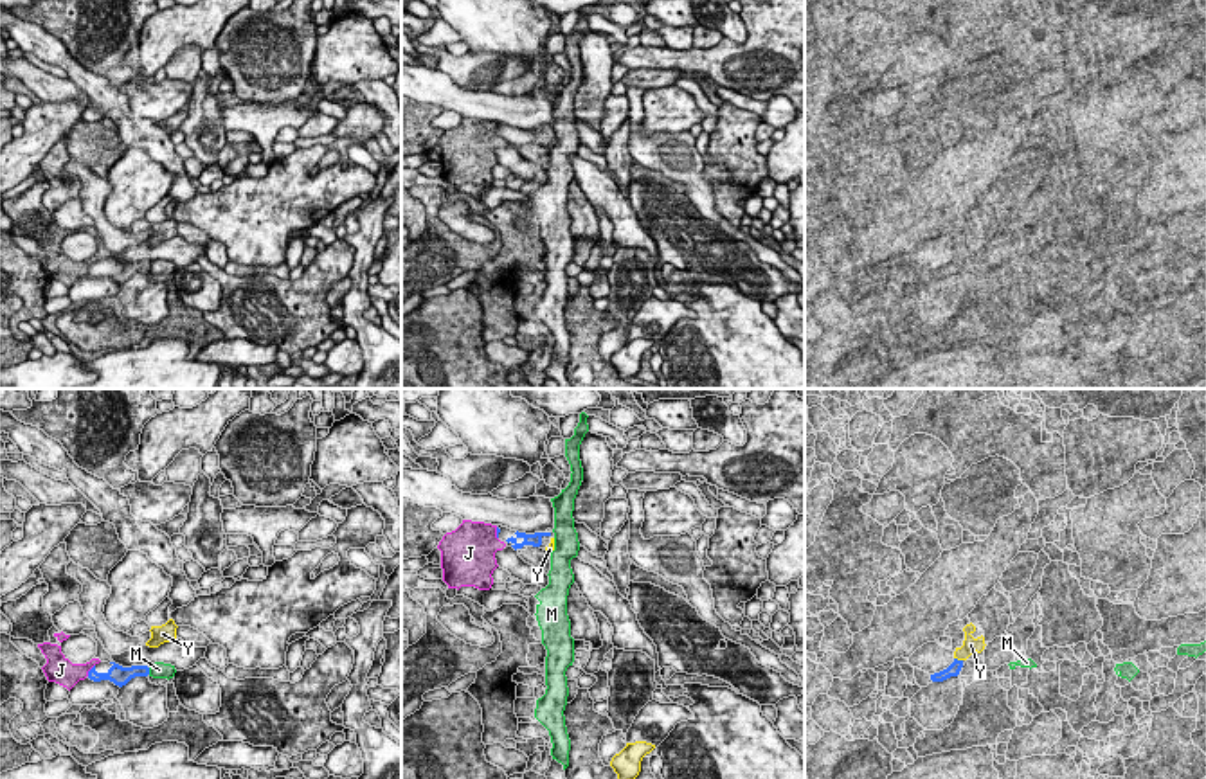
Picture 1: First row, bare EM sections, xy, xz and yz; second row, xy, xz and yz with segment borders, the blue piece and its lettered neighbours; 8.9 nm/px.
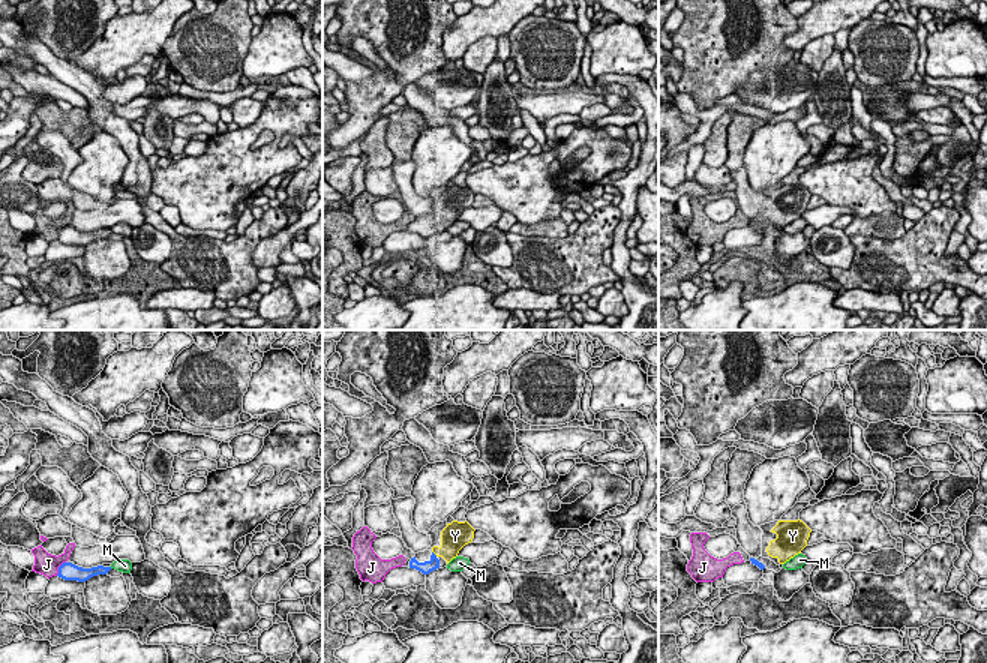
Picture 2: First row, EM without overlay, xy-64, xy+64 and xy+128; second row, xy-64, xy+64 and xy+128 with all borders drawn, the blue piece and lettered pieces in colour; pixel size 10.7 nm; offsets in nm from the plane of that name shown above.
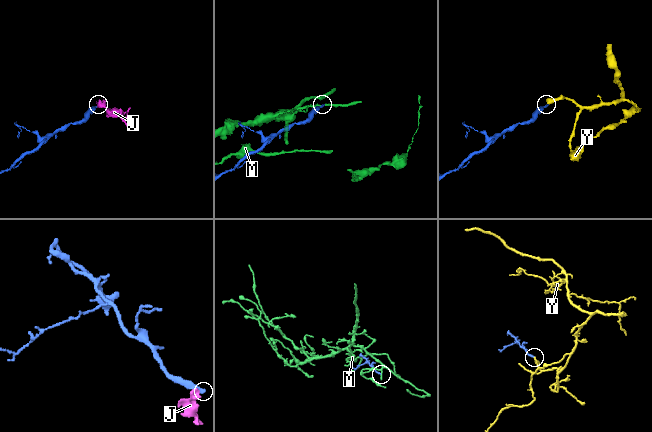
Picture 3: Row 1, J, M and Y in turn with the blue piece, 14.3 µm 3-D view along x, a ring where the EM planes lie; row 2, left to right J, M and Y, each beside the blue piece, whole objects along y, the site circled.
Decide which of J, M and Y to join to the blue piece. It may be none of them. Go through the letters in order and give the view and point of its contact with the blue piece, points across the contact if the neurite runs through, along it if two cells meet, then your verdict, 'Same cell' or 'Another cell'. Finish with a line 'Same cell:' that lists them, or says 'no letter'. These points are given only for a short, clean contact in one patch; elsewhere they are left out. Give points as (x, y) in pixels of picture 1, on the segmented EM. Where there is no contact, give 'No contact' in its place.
J: Touches blue at xy (90, 670). Boundary: xy (94, 664), (87, 675). Another cell
M: Touches blue at xy (148, 671). Another cell
Y: Touches blue at yz (956, 659). Same cell
Same cell: Y

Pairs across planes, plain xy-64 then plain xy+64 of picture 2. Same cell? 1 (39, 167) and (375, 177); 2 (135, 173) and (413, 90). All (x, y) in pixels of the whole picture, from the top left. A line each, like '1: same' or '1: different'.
1: different
2: same

